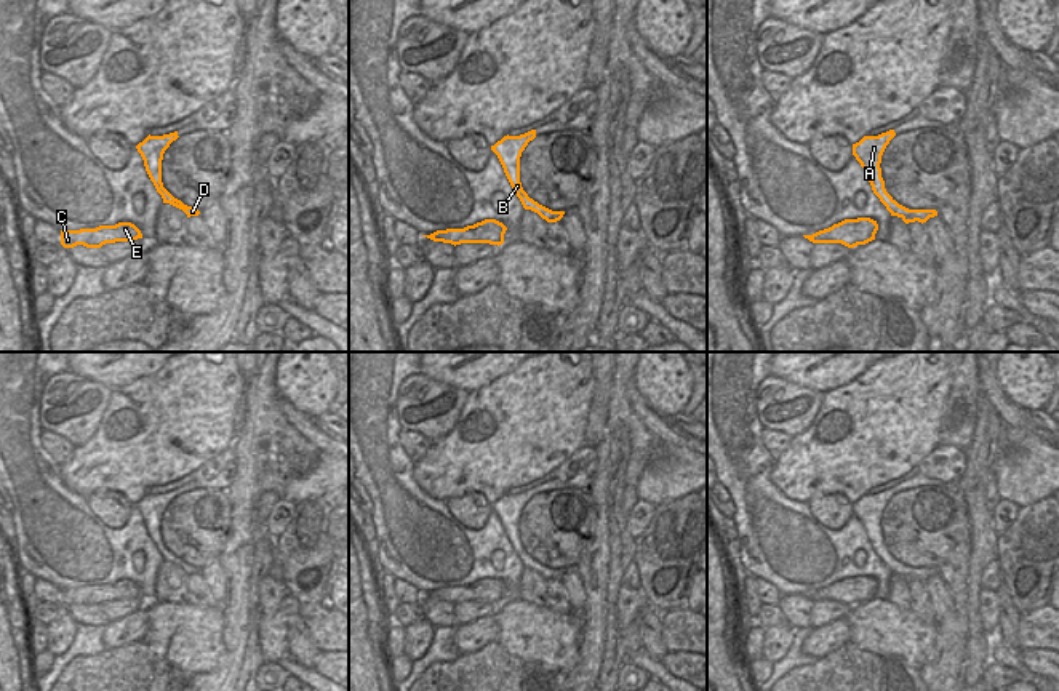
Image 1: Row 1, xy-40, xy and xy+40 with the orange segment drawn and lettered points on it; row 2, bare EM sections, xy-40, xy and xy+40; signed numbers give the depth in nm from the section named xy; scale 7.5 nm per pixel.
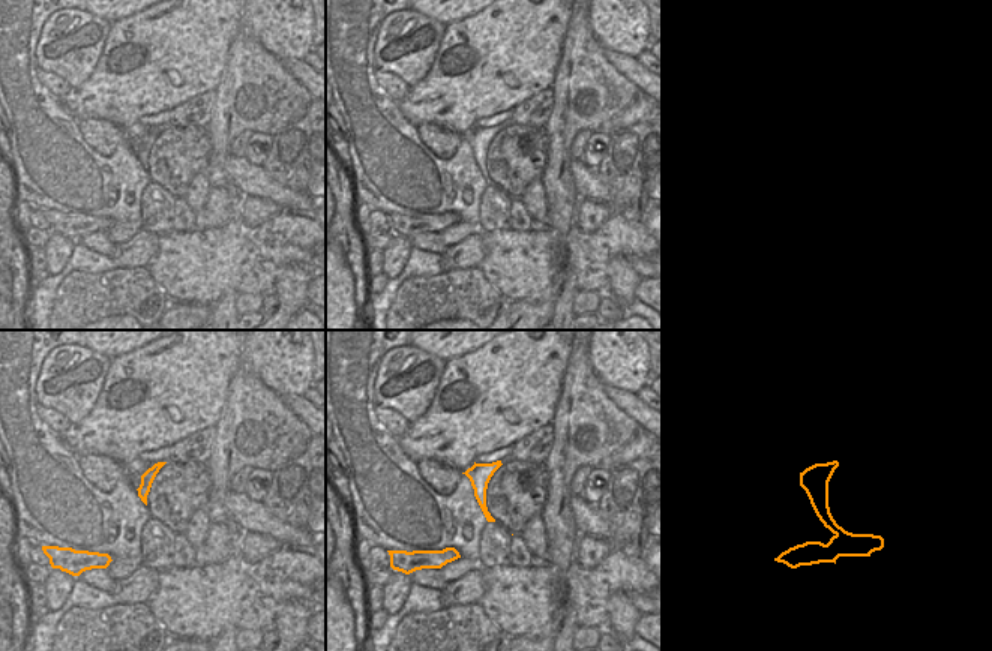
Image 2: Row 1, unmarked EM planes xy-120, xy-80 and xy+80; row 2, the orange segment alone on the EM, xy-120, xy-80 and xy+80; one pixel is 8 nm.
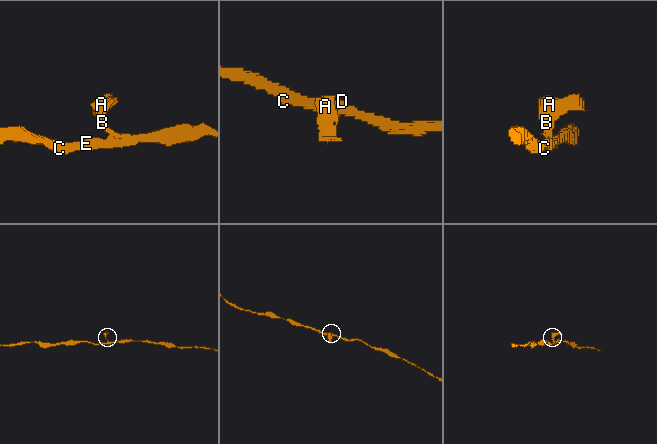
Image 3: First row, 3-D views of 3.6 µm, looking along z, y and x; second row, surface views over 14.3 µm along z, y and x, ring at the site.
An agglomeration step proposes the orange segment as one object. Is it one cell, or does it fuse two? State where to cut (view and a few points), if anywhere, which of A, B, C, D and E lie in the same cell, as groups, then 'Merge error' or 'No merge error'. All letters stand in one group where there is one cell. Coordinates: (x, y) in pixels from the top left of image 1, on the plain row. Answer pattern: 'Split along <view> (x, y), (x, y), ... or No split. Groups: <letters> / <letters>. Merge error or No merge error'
Split along xy+40 (903, 575), (915, 578). Groups: A B D / C E. Merge error

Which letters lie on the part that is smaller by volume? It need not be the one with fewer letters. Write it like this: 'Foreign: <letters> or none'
Foreign: A, B, D

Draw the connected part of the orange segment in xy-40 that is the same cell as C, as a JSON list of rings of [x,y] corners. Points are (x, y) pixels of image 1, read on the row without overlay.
[[[131,581],[99,584],[96,587],[61,589],[61,603],[64,606],[74,606],[77,603],[101,606],[106,601],[134,600],[138,597],[142,597],[142,592]]]

